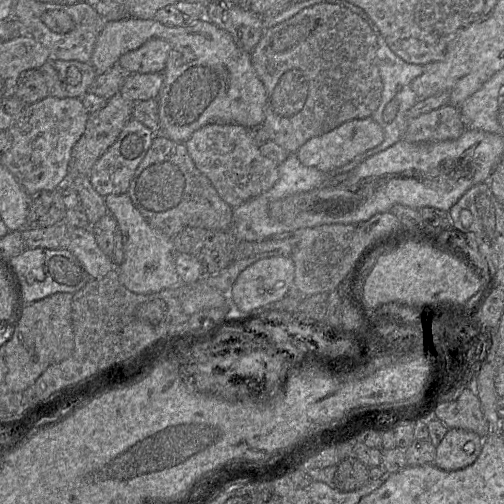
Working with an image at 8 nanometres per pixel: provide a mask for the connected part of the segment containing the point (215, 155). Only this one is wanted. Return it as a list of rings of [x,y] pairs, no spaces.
[[[208,124],[193,132],[184,144],[196,167],[232,208],[268,191],[279,178],[279,164],[261,154],[260,146],[242,125]]]

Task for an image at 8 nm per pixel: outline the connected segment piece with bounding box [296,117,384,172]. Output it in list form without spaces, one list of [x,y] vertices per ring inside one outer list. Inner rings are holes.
[[[372,117],[357,118],[344,122],[325,134],[310,138],[296,151],[296,155],[307,167],[314,167],[322,172],[331,172],[346,165],[356,156],[378,146],[383,140],[384,131]]]

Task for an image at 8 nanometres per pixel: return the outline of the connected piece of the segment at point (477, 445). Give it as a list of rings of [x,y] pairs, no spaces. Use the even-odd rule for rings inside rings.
[[[448,428],[436,446],[433,464],[438,468],[453,471],[472,464],[482,449],[483,438],[470,430]]]

